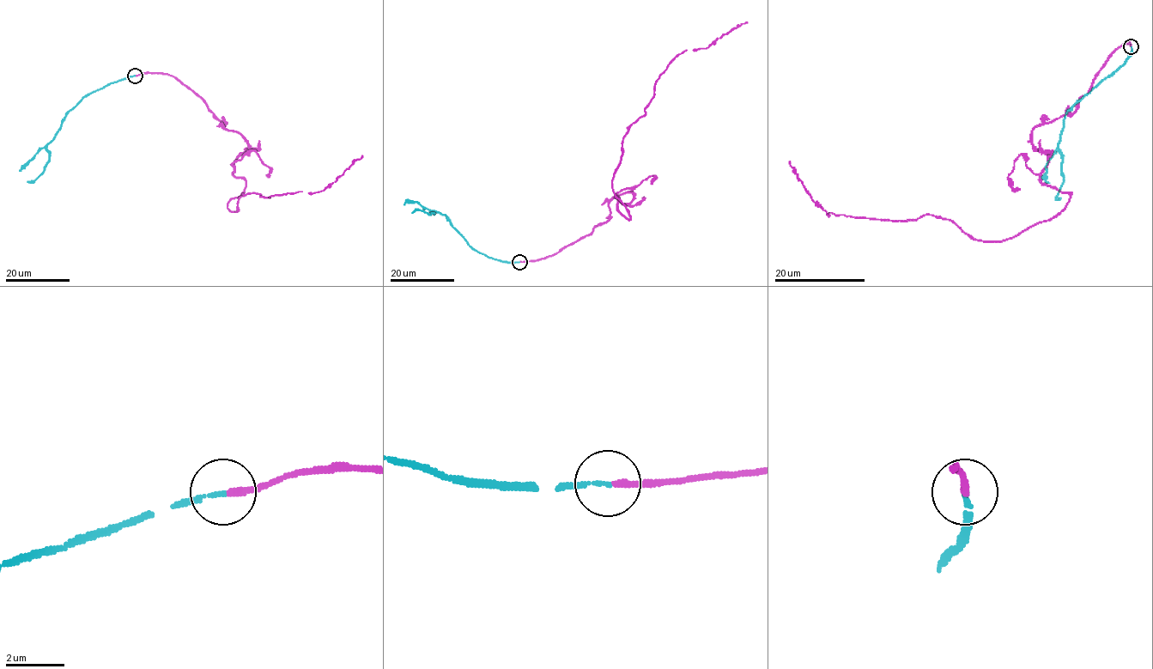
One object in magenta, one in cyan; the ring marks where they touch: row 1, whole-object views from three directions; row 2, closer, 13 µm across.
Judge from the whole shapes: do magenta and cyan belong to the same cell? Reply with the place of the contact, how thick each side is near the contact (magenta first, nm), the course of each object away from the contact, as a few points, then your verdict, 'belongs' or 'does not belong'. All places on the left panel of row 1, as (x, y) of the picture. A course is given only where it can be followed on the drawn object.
(135, 76) | 200/140 nm | magenta via (135, 75), (172, 75), (245, 139), (233, 174), (245, 188), (230, 211), (243, 195), (324, 191), (362, 155) | cyan via (135, 75), (89, 94), (67, 113), (61, 128), (47, 145), (49, 161), (45, 170), (34, 180), (27, 182) | belongs

